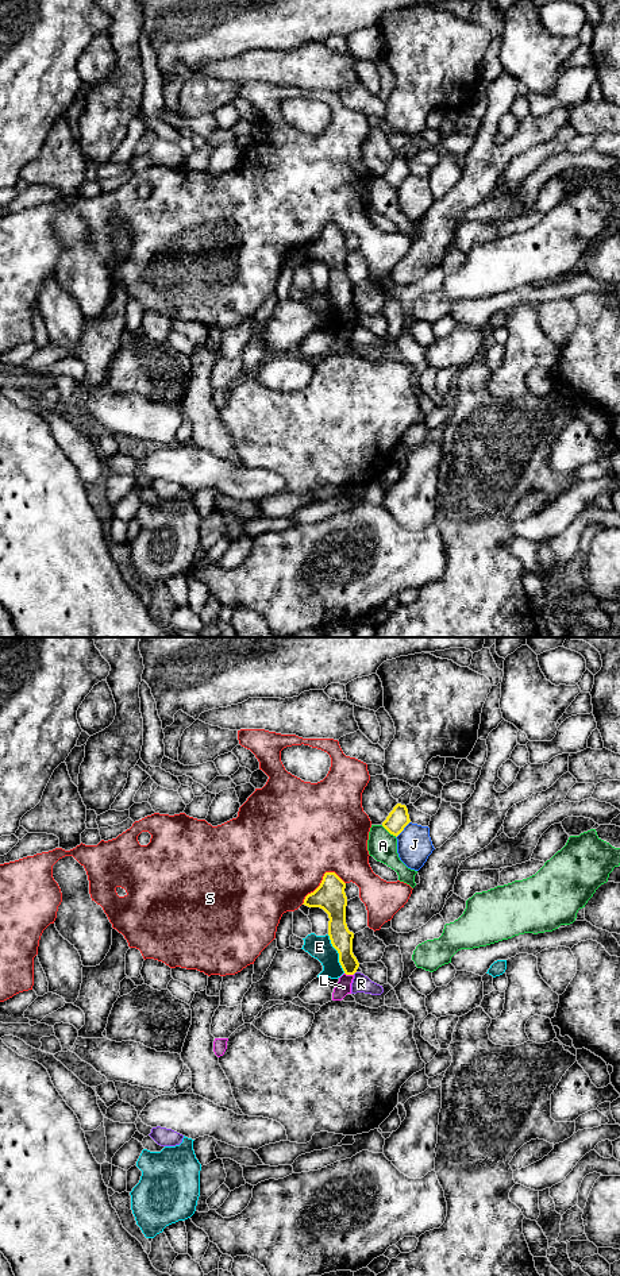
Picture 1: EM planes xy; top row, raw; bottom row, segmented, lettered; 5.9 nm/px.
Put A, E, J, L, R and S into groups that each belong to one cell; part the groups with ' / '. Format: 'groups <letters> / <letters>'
groups A / E / J / L / R / S

